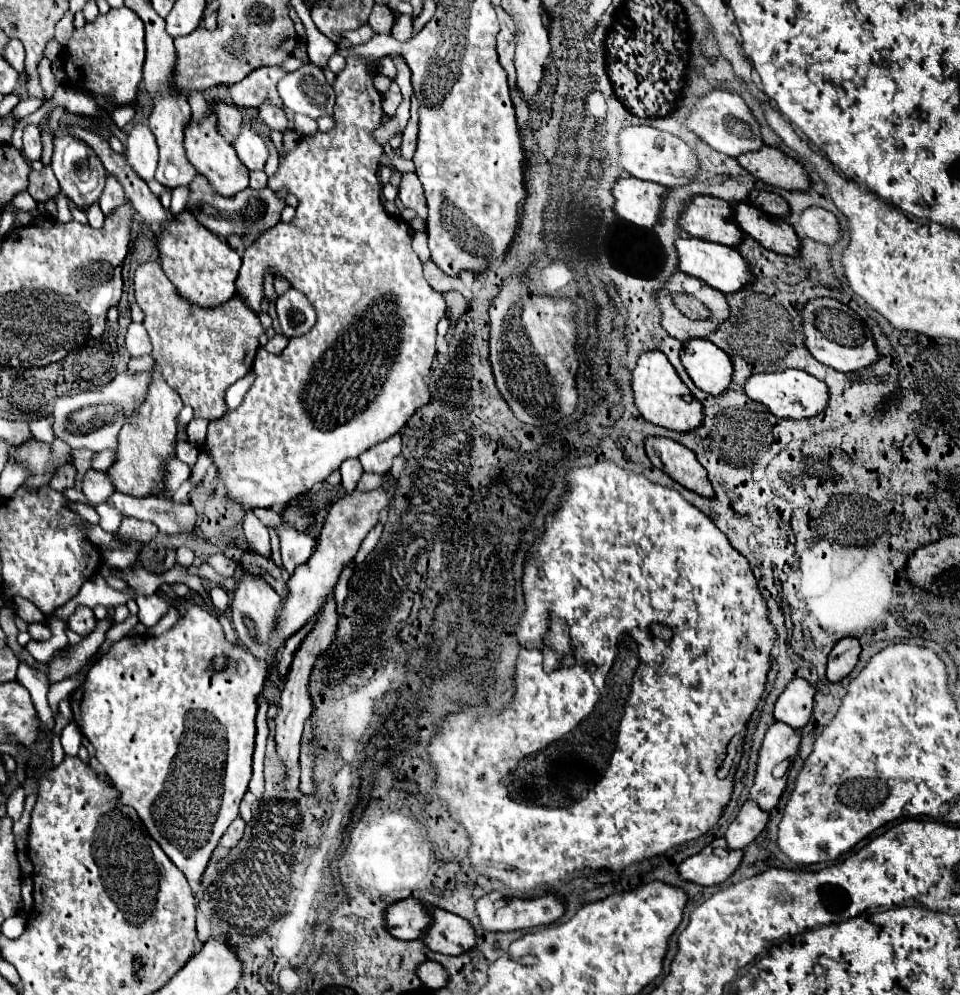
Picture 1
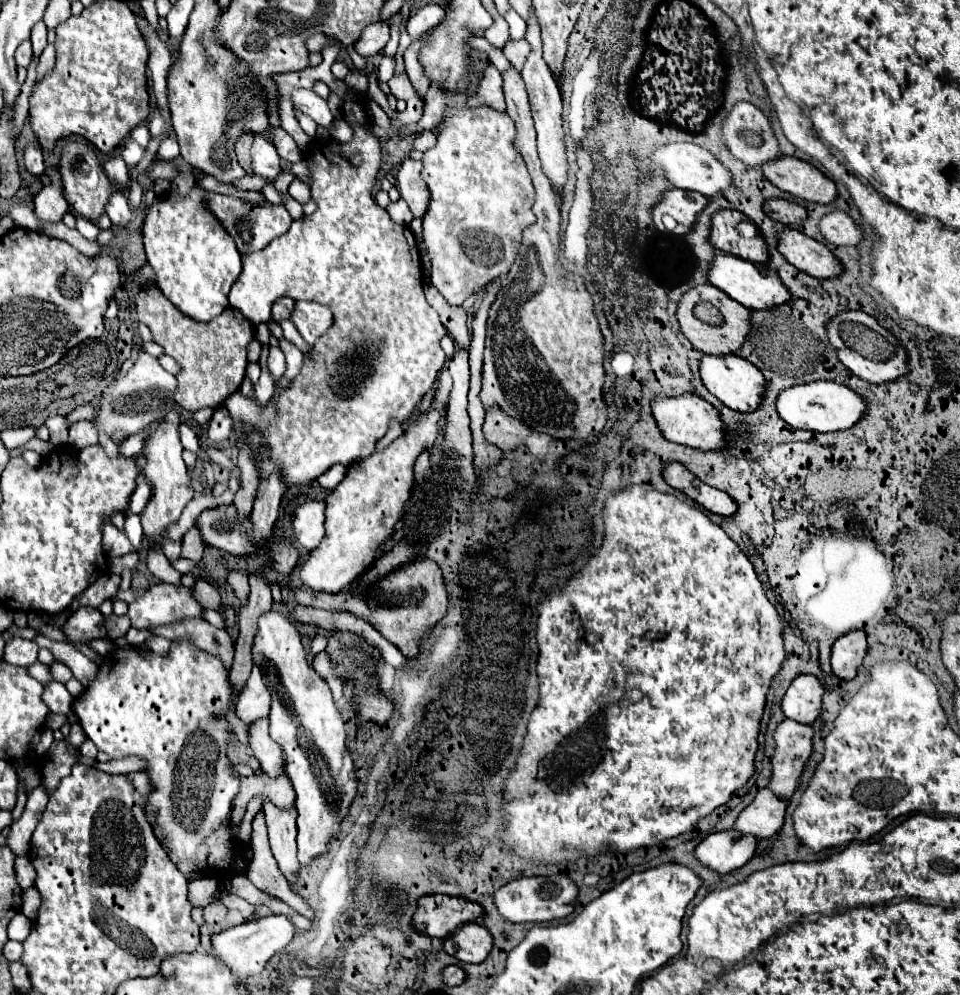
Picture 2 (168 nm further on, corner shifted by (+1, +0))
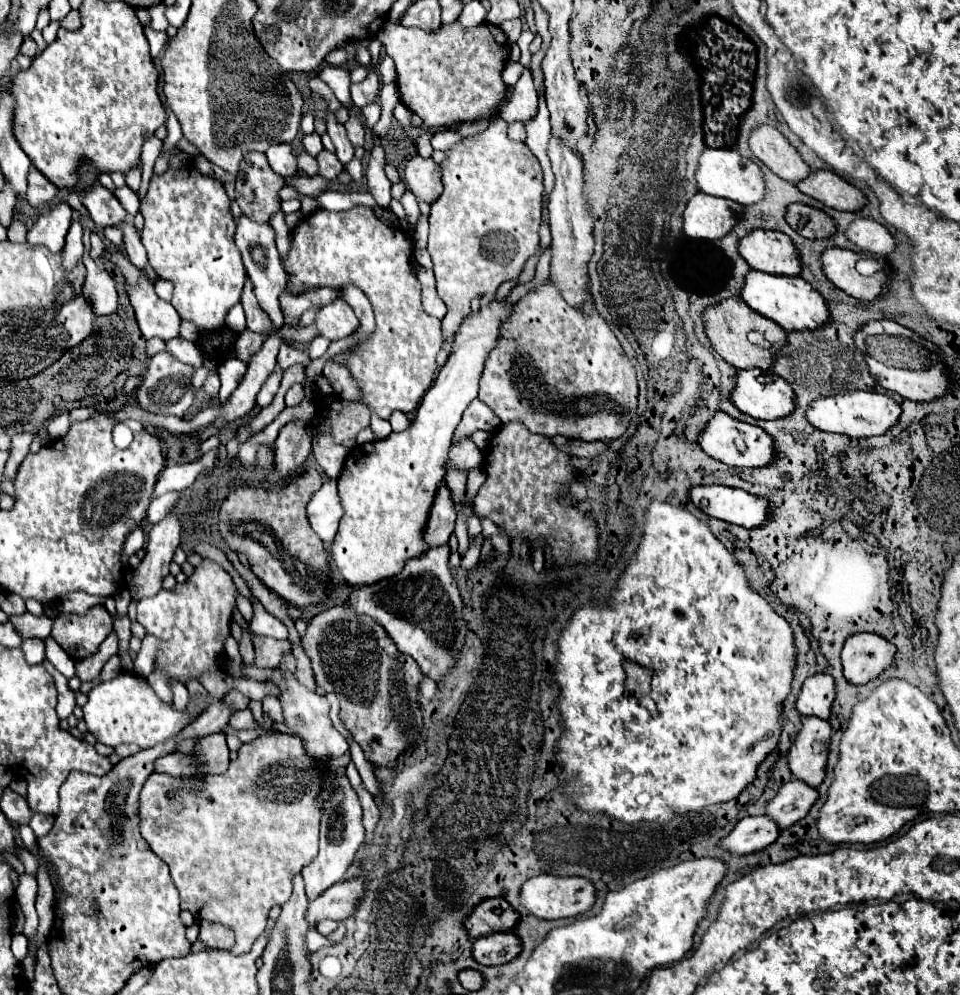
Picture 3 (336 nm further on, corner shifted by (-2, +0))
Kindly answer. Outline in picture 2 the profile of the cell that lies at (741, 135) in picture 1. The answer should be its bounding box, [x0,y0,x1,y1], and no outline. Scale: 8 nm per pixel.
[722,103,782,167]

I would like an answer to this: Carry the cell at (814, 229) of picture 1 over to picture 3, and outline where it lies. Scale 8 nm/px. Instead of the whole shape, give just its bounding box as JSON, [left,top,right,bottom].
[845,219,895,255]

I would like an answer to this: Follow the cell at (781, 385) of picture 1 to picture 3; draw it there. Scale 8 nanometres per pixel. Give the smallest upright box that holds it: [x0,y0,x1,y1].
[805,391,901,437]

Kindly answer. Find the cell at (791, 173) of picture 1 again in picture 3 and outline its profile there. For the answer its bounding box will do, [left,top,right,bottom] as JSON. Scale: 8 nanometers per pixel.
[797,171,867,211]

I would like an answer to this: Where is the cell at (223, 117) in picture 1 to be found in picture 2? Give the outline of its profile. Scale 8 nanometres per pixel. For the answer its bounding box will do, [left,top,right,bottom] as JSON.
[236,133,254,175]

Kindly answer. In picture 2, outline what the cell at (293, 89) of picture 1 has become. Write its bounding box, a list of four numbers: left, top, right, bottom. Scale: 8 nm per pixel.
[294,89,334,127]

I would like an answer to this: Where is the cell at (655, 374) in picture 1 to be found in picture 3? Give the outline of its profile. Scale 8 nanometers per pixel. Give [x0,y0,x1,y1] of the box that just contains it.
[697,411,773,467]

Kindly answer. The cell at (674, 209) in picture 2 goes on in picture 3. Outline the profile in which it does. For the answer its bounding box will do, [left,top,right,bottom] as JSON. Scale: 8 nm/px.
[683,193,743,239]

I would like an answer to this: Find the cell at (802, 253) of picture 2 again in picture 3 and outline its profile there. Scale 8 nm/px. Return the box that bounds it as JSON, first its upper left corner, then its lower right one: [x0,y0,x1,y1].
[821,247,885,299]

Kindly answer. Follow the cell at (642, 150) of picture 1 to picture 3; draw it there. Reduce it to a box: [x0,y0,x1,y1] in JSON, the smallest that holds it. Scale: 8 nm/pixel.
[695,147,765,205]

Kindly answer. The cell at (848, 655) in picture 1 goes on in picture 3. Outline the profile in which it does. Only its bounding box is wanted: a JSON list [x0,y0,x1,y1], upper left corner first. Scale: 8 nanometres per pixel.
[841,633,895,685]

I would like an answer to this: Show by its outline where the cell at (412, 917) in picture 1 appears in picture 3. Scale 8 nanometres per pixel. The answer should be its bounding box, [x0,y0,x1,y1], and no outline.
[463,899,519,937]

